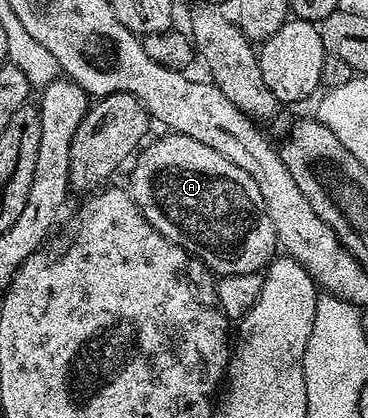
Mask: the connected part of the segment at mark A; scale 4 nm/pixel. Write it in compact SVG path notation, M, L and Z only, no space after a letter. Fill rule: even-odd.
M163 135L156 144L148 143L130 165L132 202L169 242L203 260L219 276L263 272L276 255L277 241L257 182L197 138Z

